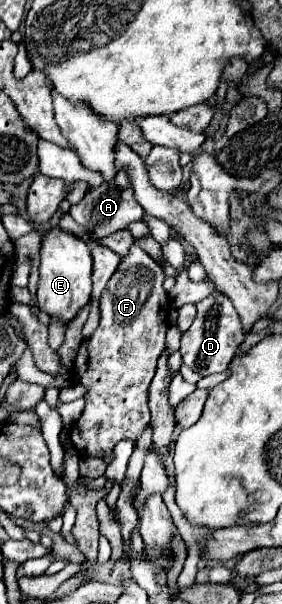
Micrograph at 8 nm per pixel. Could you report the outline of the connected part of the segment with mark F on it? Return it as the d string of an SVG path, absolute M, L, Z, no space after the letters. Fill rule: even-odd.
M132 245L126 257L120 259L120 267L114 271L108 287L102 291L100 299L100 325L90 339L84 339L78 357L74 361L74 381L86 385L86 409L80 419L70 429L70 441L74 443L80 455L90 455L104 451L104 455L112 453L118 441L130 437L138 439L146 425L150 423L148 411L148 385L152 375L156 373L156 361L164 351L164 335L168 331L168 293L162 289L164 273L162 267L138 245Z

